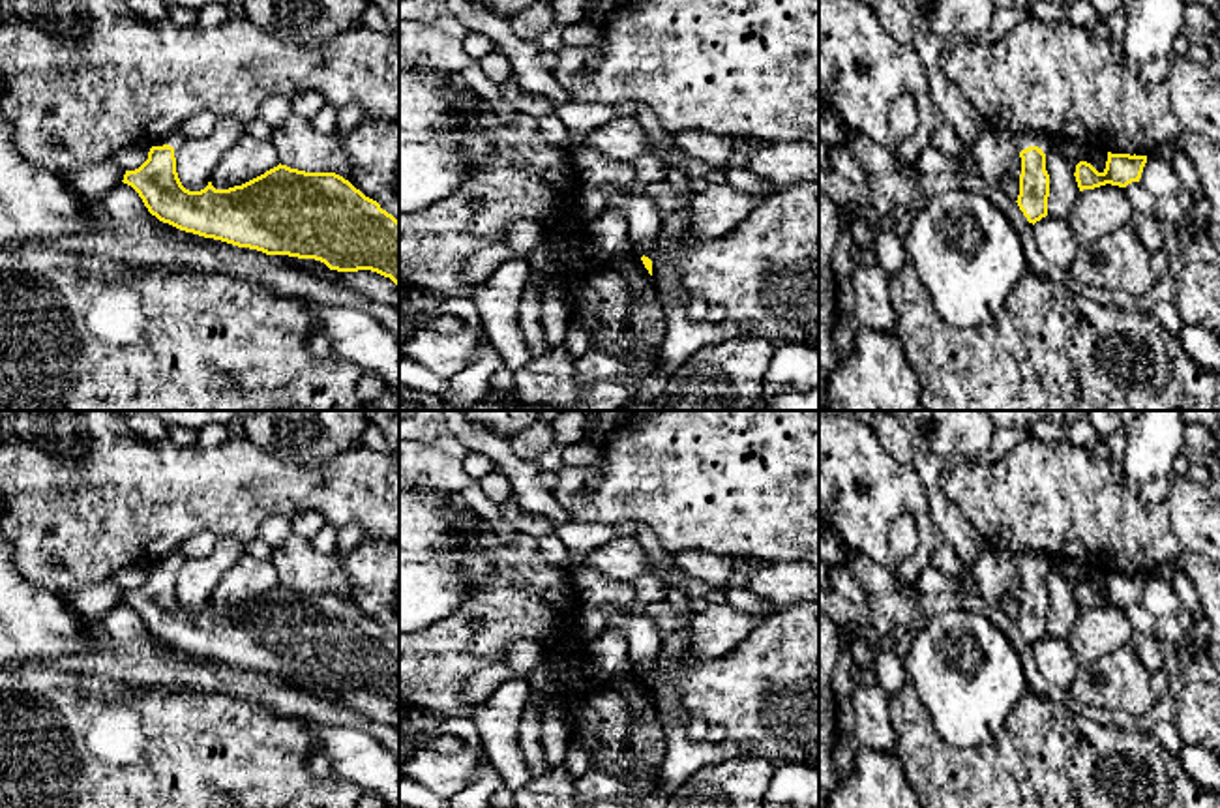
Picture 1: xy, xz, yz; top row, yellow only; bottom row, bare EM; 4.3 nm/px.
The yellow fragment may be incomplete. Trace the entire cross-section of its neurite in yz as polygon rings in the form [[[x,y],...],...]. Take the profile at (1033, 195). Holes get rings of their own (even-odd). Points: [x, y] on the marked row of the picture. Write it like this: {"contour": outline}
{"contour": [[[1031,131],[1014,135],[1021,157],[1018,206],[1029,223],[1048,216],[1049,174],[1046,156],[1053,150],[1048,137]]]}

